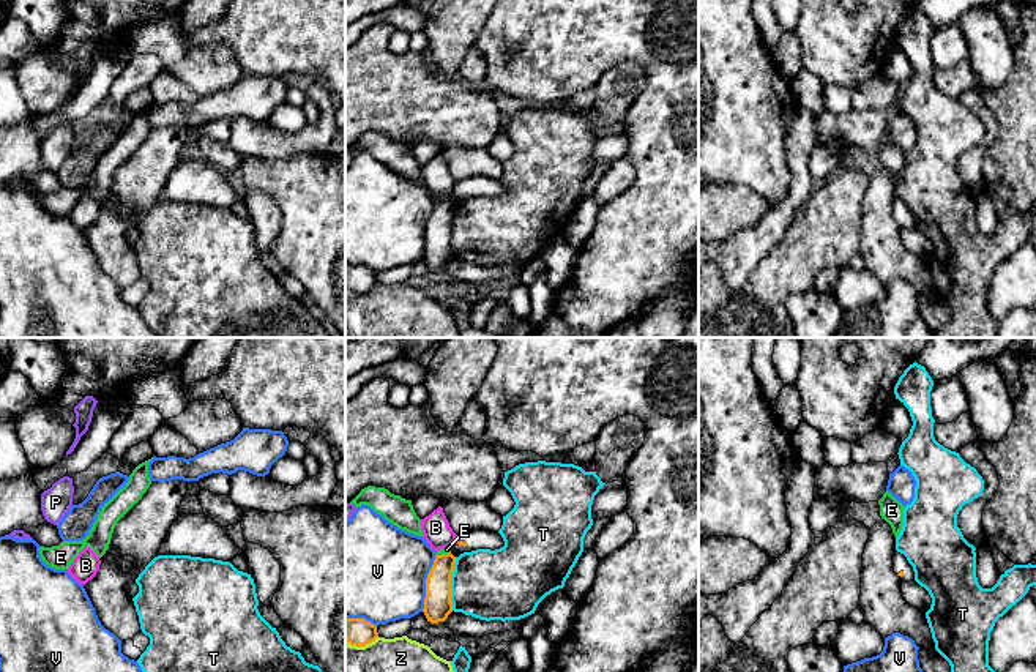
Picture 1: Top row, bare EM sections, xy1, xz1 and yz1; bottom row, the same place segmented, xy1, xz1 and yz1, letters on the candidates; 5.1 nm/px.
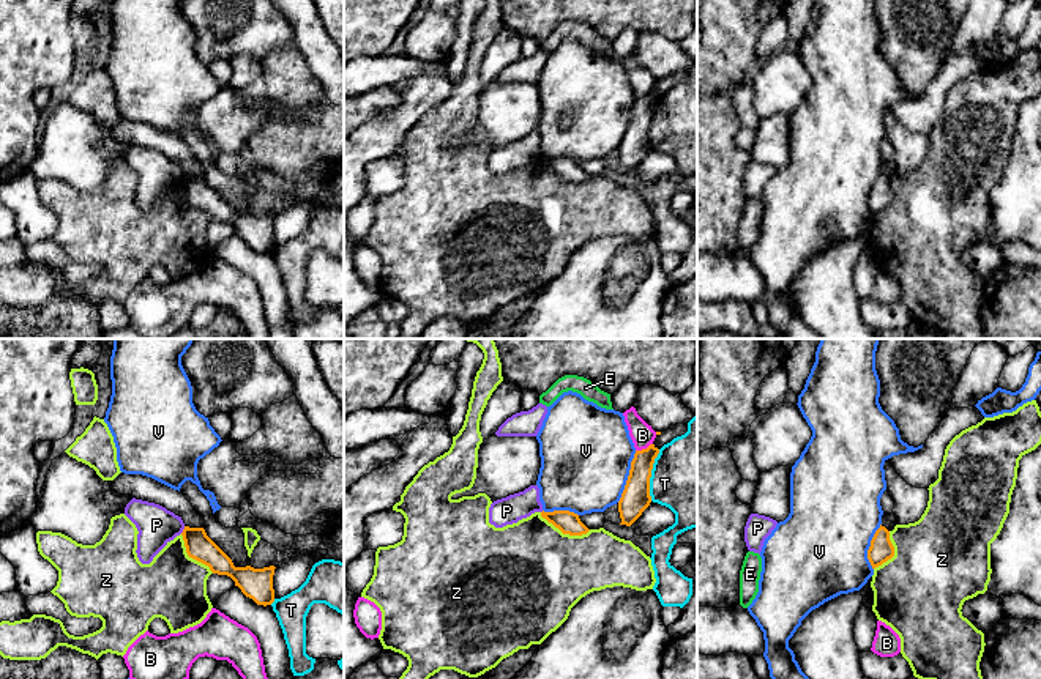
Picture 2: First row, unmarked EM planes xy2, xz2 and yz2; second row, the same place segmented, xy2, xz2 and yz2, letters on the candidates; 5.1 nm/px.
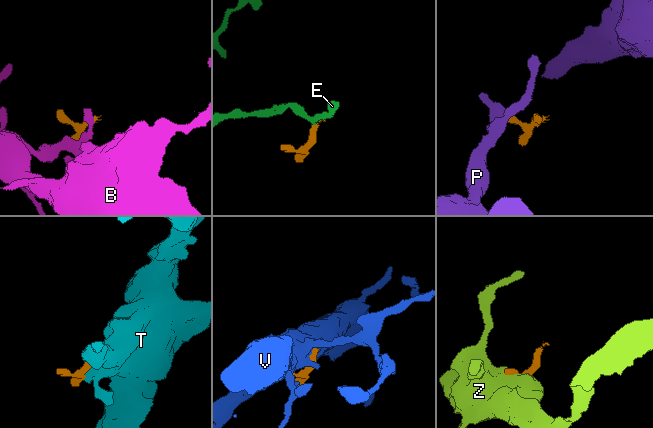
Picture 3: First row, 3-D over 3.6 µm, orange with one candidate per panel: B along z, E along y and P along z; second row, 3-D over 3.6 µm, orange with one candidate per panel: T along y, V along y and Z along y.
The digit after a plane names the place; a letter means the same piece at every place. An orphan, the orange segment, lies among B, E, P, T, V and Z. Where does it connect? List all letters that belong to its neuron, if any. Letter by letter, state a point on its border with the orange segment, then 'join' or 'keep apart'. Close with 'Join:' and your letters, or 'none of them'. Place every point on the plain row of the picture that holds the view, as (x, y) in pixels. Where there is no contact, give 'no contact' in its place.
B: xz2 (644, 96) | keep apart
E: xz1 (443, 201) | keep apart
P: xy2 (183, 177) | keep apart
T: xz1 (450, 231) | keep apart
V: xz1 (426, 229) | keep apart
Z: xz2 (565, 180) | keep apart
Join: none of them

